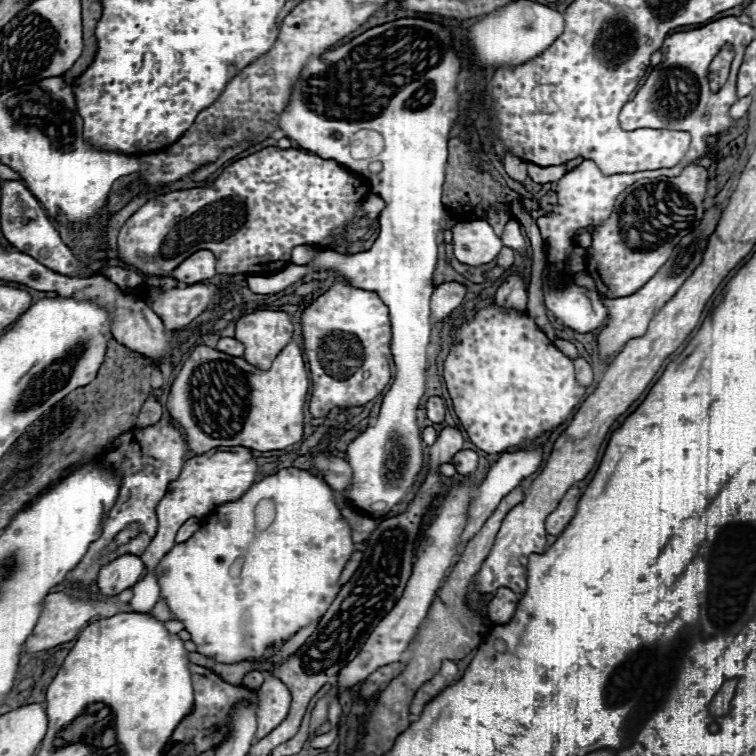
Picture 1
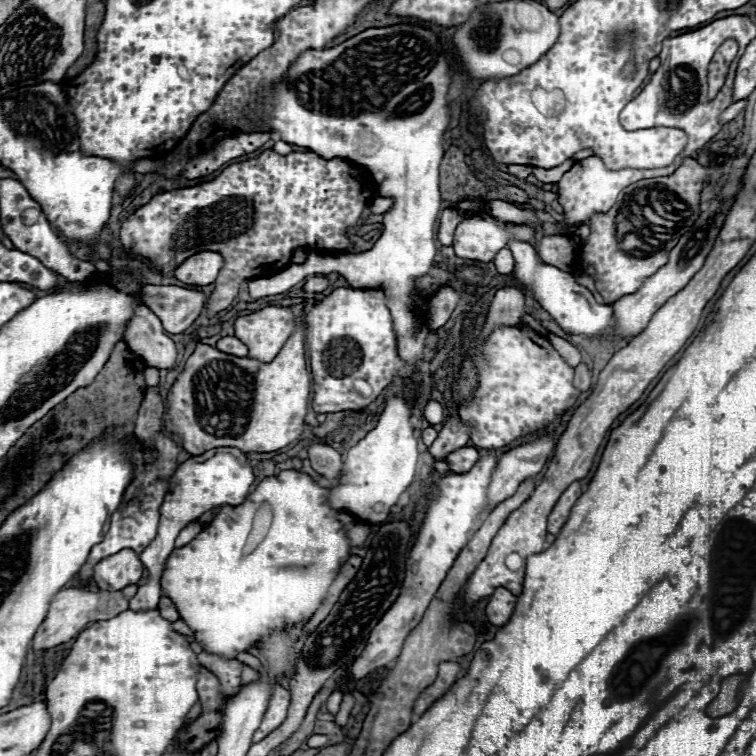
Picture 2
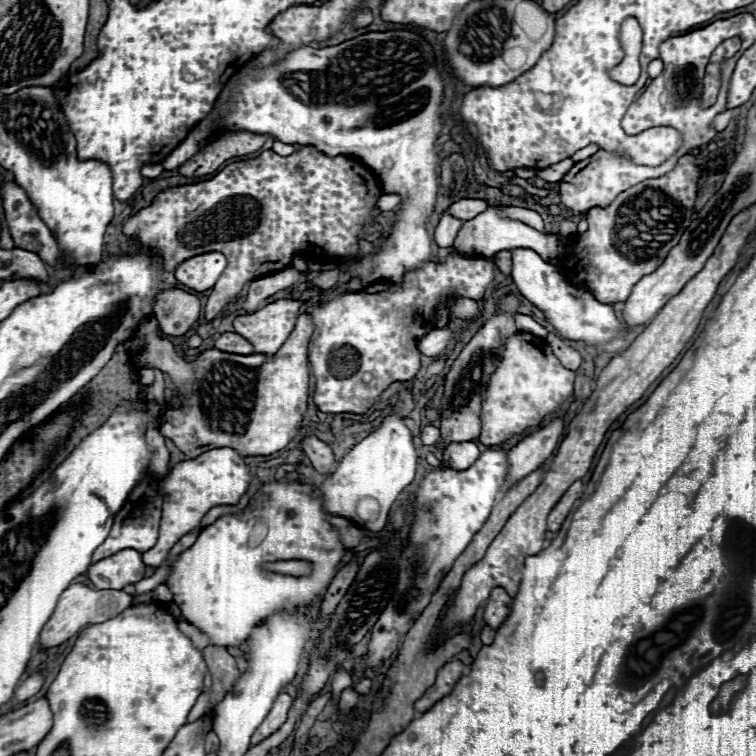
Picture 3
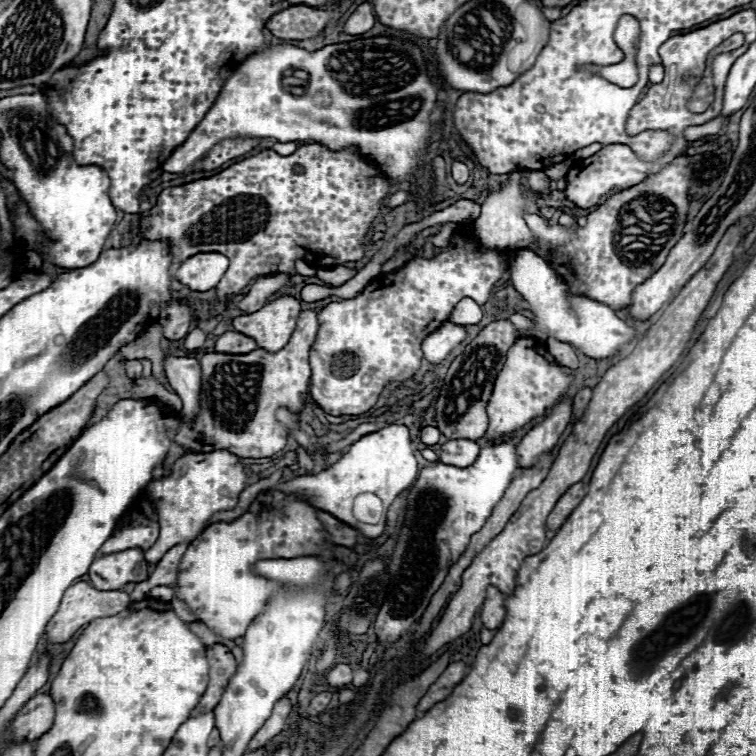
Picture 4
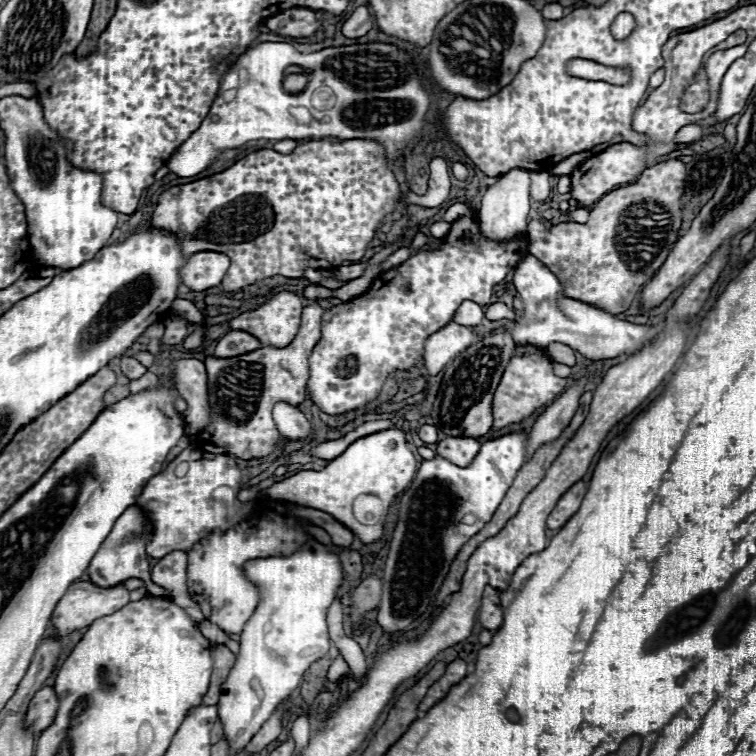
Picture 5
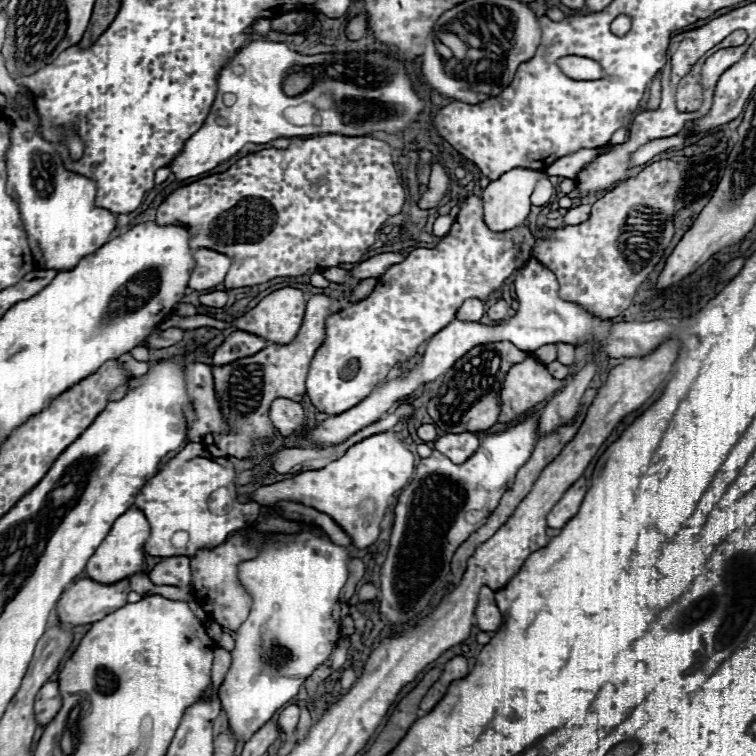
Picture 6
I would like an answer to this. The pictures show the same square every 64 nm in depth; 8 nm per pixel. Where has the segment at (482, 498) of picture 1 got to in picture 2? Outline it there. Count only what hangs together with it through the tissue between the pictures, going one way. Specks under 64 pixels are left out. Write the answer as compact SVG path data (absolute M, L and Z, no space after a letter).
M542 434L536 440L516 446L514 450L502 454L488 488L488 502L490 502L488 510L500 504L500 500L512 496L512 492L516 492L516 488L528 476L536 476L544 468L552 450L554 450L554 434Z

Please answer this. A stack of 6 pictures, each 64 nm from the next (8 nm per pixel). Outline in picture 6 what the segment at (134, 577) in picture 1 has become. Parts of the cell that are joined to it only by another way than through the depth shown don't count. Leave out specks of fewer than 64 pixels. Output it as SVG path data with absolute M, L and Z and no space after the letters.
M130 508L128 512L118 516L116 522L112 524L108 536L104 538L104 542L96 548L96 552L88 560L88 566L86 566L88 578L110 584L112 580L120 580L120 576L132 576L132 574L144 572L142 564L144 564L146 538L148 538L148 520L144 518L144 514L140 510Z

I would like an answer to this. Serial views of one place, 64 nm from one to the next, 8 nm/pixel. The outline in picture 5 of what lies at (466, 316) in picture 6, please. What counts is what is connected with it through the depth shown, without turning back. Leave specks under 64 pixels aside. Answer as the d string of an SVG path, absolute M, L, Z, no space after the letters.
M464 300L454 314L454 322L464 326L478 326L484 318L484 308L472 300Z

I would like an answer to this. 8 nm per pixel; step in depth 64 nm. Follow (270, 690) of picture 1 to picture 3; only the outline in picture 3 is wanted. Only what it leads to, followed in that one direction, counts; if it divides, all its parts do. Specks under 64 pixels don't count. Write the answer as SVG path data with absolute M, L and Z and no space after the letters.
M282 692L282 694L276 698L276 702L274 702L270 714L266 716L266 720L262 722L262 726L254 732L254 736L252 736L252 746L260 744L264 738L268 738L270 734L274 734L274 732L286 722L286 716L288 716L290 706L292 706L292 698L290 698L286 692Z

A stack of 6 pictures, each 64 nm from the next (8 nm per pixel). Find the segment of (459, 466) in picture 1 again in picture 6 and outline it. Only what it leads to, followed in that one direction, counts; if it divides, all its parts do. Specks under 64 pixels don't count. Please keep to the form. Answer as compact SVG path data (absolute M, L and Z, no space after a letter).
M462 432L462 434L444 434L434 442L434 448L444 452L444 456L448 456L454 464L462 464L464 460L468 460L468 456L472 456L478 448L480 440L476 434L472 432Z

